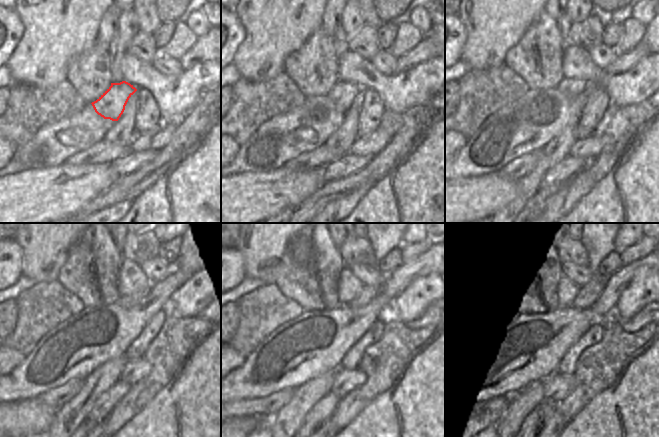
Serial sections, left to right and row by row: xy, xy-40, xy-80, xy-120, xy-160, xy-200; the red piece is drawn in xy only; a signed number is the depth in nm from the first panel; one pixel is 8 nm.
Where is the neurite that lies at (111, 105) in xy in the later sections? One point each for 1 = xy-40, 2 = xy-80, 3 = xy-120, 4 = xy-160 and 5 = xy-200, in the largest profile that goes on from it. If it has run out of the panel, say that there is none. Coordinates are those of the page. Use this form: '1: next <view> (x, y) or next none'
1: next xy-40 (344, 94)
2: next xy-80 (569, 87)
3: next xy-120 (125, 302)
4: next xy-160 (367, 293)
5: next xy-200 (589, 292)

